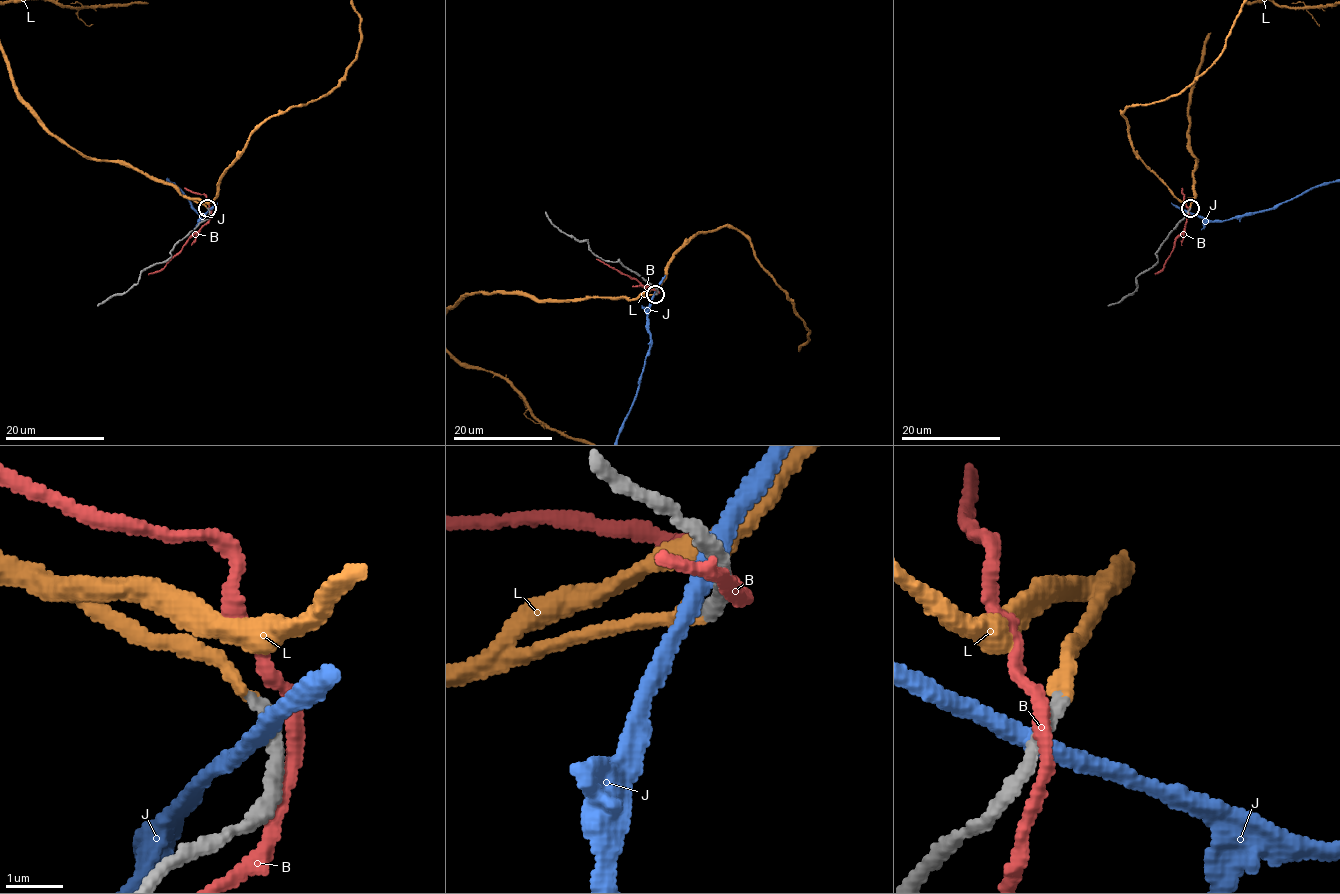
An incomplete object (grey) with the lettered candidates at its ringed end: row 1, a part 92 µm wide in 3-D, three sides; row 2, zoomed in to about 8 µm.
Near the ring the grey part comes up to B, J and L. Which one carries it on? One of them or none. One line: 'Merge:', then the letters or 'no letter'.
Merge: L

